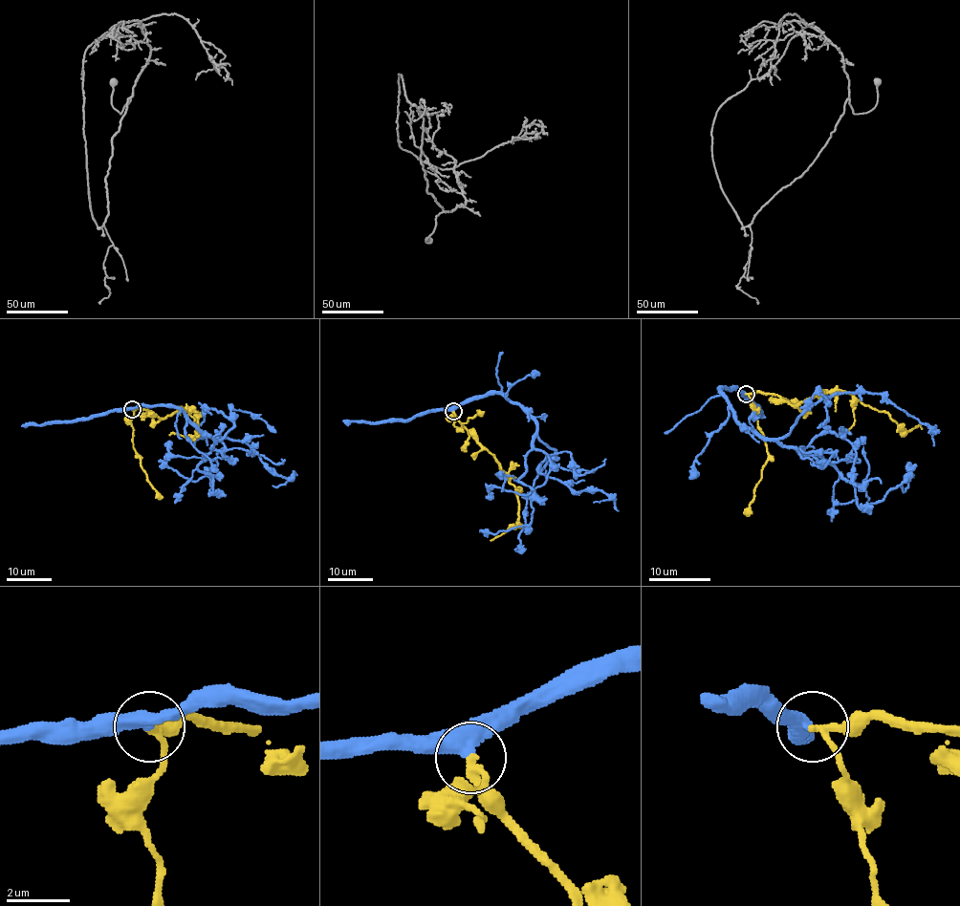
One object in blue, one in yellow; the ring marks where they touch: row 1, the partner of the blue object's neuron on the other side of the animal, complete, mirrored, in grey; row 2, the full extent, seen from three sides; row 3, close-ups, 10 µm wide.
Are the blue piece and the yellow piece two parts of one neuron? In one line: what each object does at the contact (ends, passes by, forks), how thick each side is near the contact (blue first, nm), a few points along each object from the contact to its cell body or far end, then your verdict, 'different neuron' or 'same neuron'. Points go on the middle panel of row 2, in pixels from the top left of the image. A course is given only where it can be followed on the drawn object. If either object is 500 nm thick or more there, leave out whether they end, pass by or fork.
blue passes by | yellow passes by | 420/200 nm | blue via (452, 412), (461, 403), (502, 394), (536, 425), (518, 480), (534, 493), (533, 520), (496, 533), (479, 530) | yellow via (453, 412), (453, 416), (493, 456), (516, 490), (516, 525), (490, 540) | same neuron

